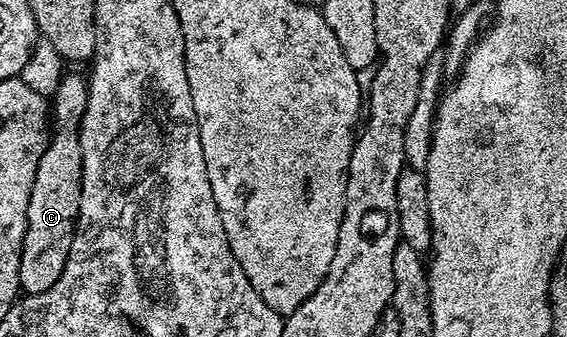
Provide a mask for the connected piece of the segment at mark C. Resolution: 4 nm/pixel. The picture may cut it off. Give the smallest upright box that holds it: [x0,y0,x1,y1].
[19,72,88,294]

